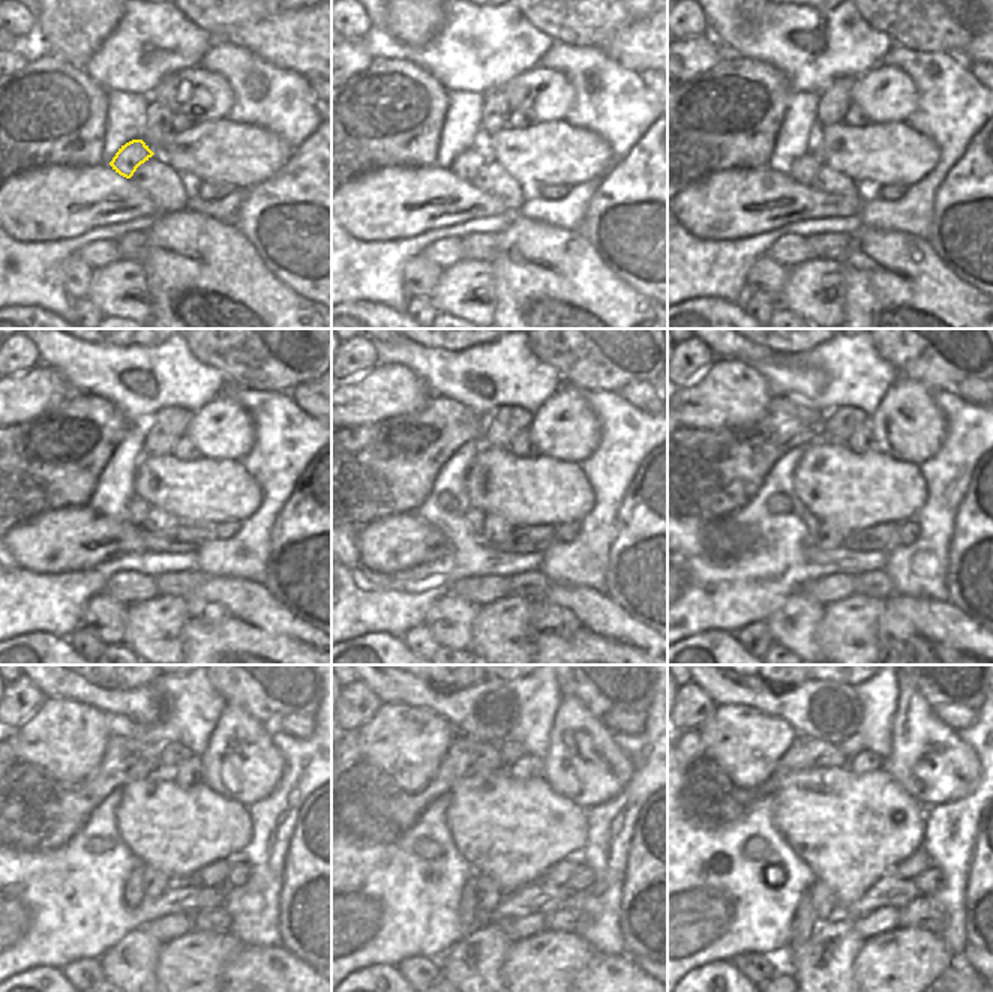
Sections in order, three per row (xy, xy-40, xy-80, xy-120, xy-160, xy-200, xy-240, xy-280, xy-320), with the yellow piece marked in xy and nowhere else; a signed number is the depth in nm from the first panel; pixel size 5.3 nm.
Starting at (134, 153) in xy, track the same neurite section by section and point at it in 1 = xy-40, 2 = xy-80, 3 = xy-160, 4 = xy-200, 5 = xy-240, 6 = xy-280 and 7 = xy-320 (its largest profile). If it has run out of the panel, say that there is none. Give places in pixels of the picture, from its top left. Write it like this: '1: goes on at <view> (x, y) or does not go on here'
1: goes on at xy-40 (467, 164)
2: goes on at xy-80 (804, 168)
3: goes on at xy-160 (476, 518)
4: goes on at xy-200 (812, 524)
5: goes on at xy-240 (134, 887)
6: goes on at xy-280 (468, 908)
7: goes on at xy-320 (803, 925)

